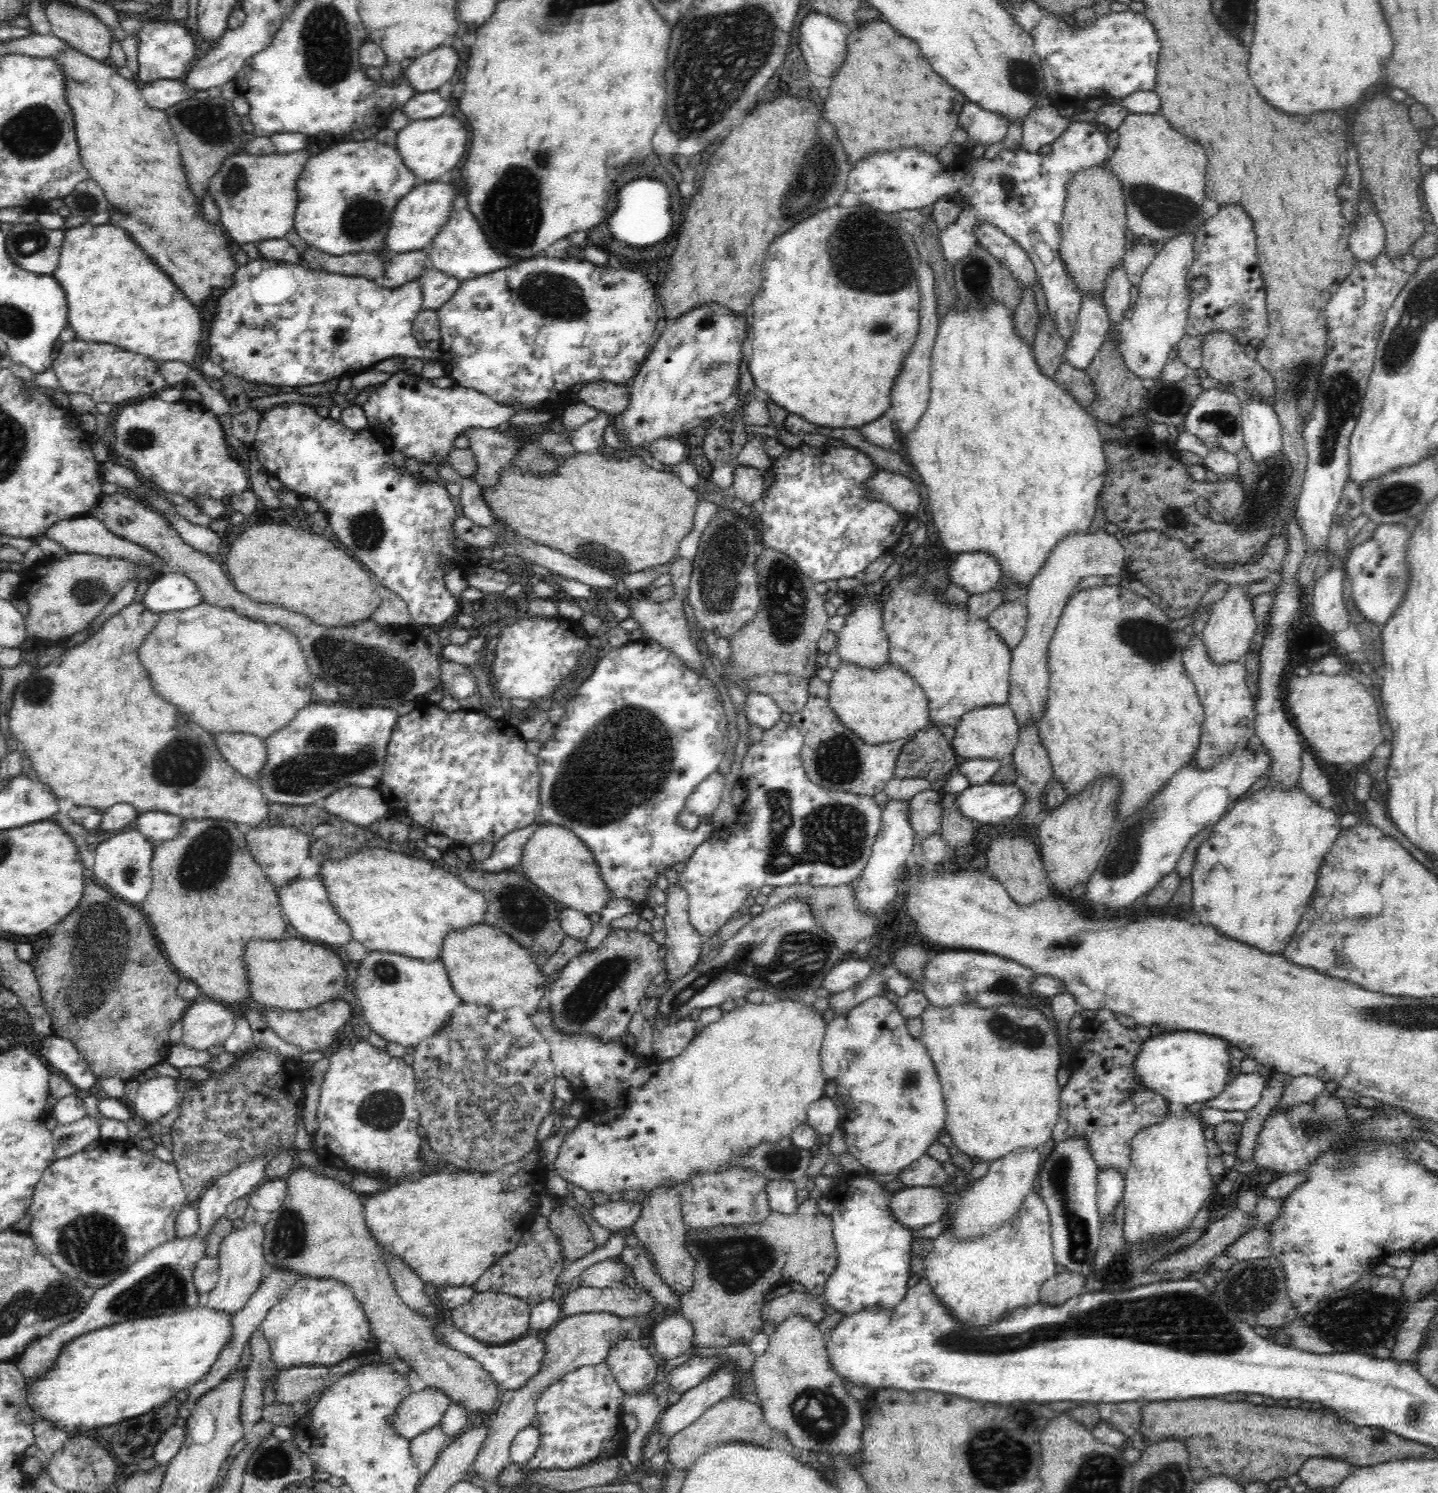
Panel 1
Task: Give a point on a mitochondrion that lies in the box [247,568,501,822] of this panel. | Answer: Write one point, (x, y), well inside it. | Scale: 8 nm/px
(320, 764)

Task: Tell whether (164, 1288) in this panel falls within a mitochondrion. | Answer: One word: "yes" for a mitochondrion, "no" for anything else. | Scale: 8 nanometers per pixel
yes

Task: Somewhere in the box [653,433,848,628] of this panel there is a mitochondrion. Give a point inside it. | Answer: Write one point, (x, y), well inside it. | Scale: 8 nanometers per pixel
(718, 575)

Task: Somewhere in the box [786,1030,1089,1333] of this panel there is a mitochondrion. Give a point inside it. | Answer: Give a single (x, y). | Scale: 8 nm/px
(910, 1077)

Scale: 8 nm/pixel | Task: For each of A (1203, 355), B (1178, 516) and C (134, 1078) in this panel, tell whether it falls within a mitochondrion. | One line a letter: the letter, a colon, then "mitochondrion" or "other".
A: other
B: mitochondrion
C: other

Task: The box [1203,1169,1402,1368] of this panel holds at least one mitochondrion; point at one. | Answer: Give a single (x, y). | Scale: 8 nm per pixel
(1253, 1288)

